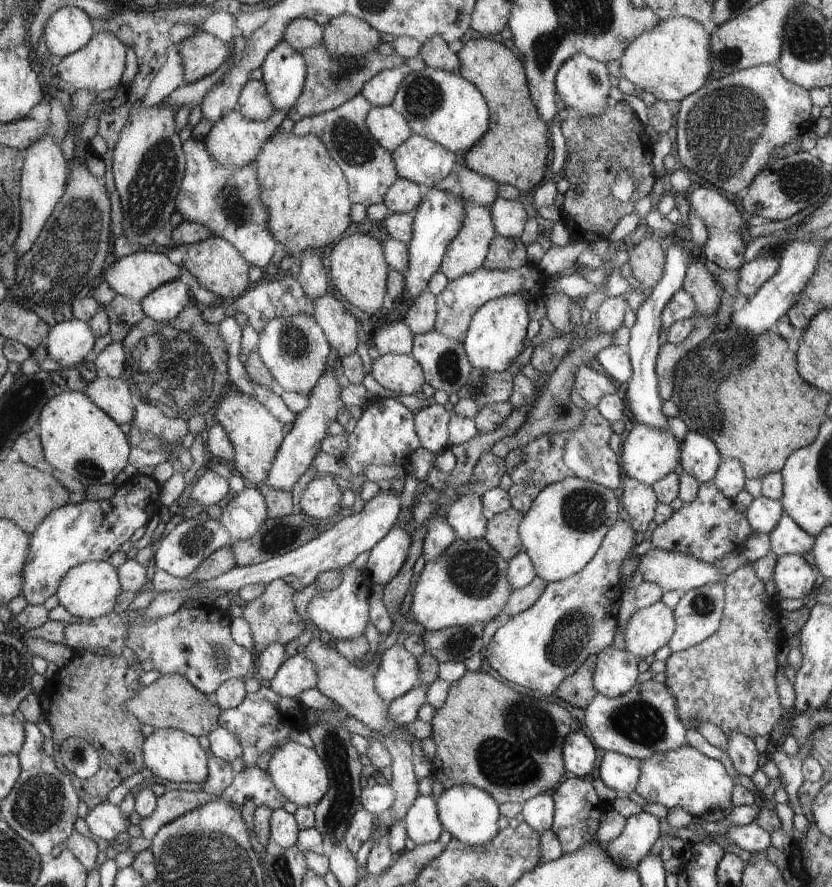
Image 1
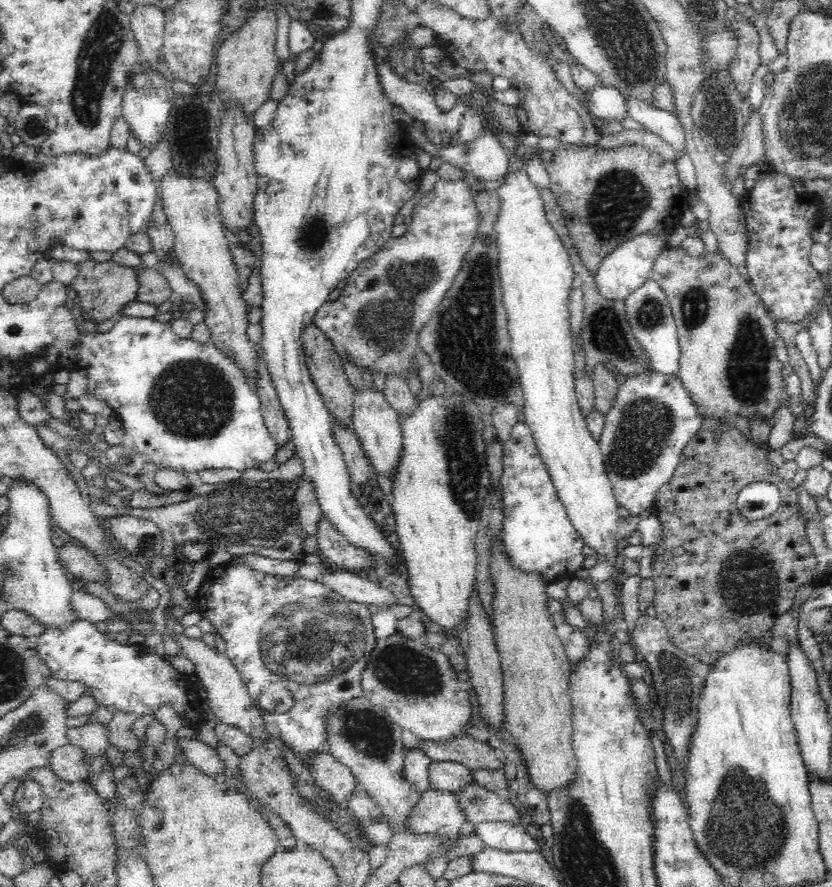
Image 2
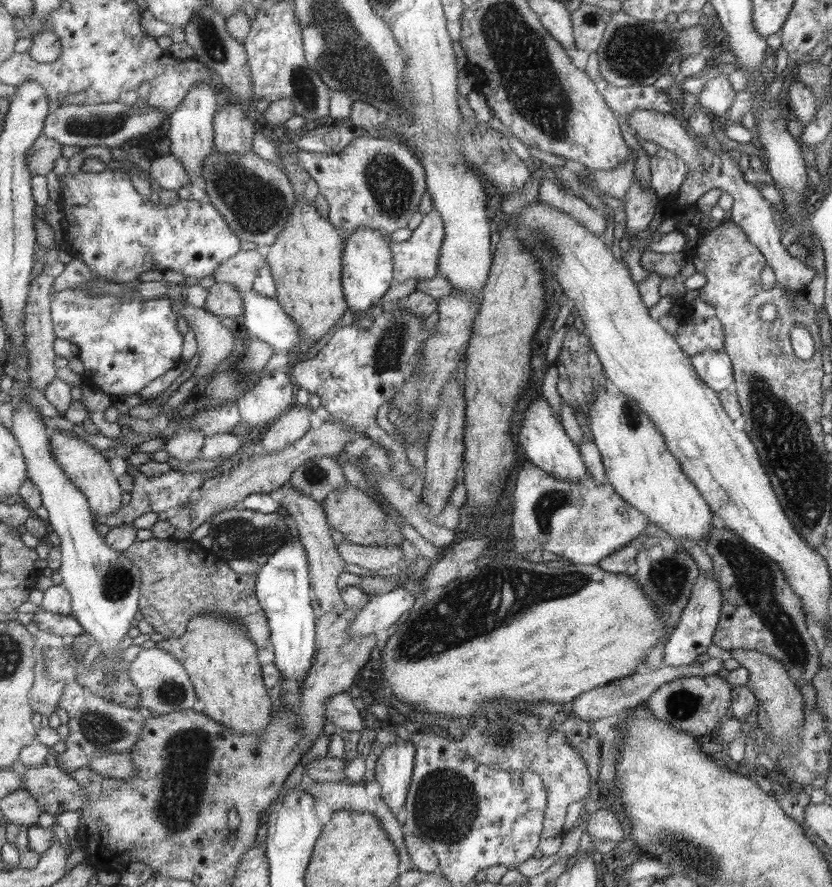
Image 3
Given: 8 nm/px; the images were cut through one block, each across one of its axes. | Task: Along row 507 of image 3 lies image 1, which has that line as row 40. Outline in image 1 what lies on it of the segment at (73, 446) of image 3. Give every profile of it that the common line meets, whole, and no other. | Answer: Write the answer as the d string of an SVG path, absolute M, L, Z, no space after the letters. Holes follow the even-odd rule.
M96 20L94 24L97 31L93 39L84 48L62 58L60 64L54 66L53 70L63 82L70 84L76 91L87 89L99 94L120 82L120 76L124 72L124 62L126 62L126 46L112 32L102 30L101 20Z

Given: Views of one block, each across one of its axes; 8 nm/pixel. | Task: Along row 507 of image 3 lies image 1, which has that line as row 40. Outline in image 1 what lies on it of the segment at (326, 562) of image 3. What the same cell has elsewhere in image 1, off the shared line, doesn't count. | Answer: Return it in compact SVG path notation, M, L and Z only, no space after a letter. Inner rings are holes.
M298 17L289 22L282 40L301 53L310 46L320 46L323 43L323 32L324 27L316 23L313 18Z

